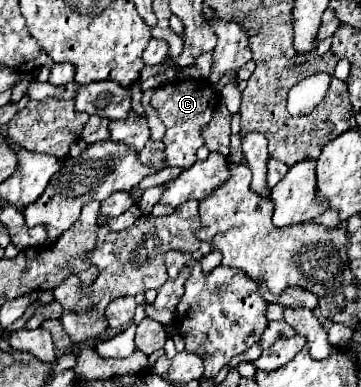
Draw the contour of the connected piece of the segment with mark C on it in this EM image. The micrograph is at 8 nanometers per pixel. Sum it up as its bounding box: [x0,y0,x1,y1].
[150,78,219,168]

